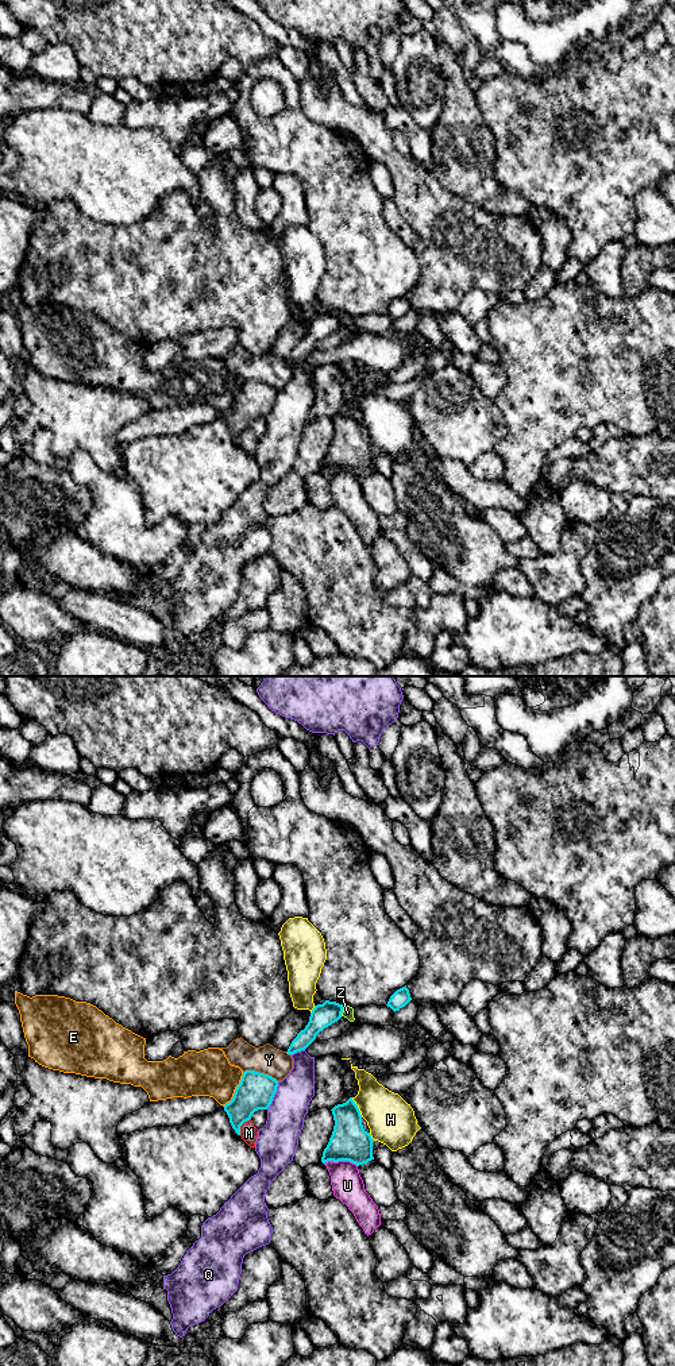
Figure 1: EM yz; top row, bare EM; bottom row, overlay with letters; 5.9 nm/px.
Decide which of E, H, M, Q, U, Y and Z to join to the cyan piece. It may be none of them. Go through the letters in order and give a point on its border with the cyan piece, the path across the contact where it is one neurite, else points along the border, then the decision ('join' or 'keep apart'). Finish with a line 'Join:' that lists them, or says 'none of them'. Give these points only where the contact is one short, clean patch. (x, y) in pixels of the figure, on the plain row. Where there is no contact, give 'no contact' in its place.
E: yz (235, 398) | keep apart
H: yz (357, 416) | keep apart
M: yz (240, 433) | along yz (250, 427), (240, 435), (239, 443) | keep apart
Q: yz (274, 402) | keep apart
U: yz (340, 469) | keep apart
Y: yz (261, 382) | keep apart
Z: yz (342, 319) | along yz (343, 313), (340, 324) | keep apart
Join: none of them

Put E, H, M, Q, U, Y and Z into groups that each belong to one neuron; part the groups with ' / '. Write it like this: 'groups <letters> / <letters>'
groups E / H / M / Q / U / Y Z

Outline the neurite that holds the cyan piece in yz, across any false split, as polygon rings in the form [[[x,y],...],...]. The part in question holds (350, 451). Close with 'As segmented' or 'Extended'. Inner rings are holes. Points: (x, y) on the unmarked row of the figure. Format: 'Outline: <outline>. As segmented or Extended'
Outline: [[[352,406],[343,413],[335,414],[331,420],[335,435],[323,460],[321,471],[350,470],[359,475],[374,468],[374,448],[363,437],[360,420]]]. As segmented

